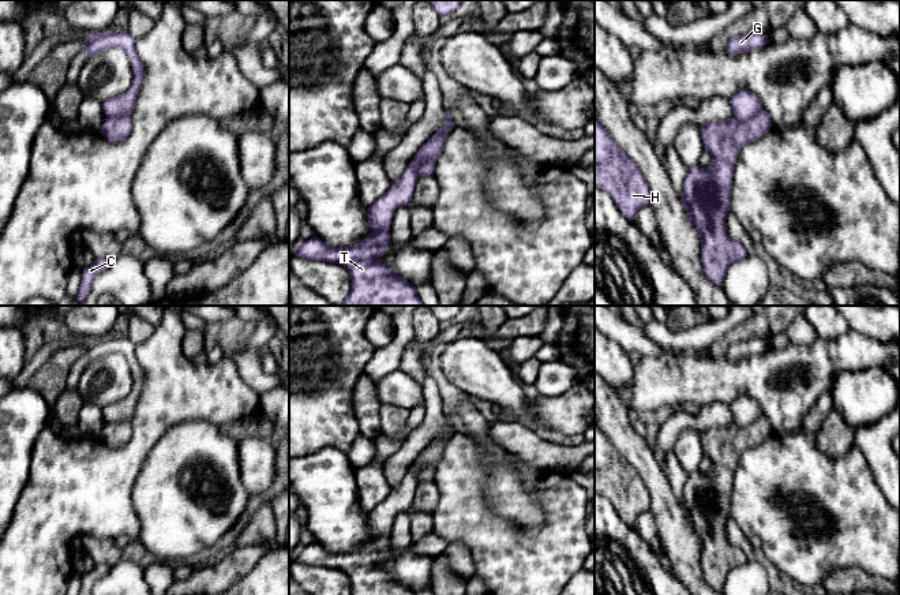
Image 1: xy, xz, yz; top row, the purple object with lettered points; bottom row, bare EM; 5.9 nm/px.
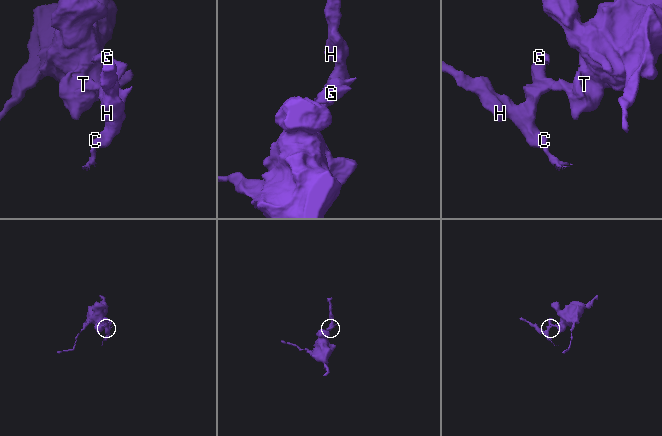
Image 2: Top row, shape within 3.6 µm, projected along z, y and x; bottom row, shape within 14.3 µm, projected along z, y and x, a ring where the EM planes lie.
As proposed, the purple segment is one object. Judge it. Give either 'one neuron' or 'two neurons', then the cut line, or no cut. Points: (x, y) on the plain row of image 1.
two neurons; cut in yz along (762, 414), (745, 426), (734, 423)

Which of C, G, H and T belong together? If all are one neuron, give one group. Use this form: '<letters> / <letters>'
C H / G T

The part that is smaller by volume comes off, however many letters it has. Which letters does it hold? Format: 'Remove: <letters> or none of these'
Remove: C, H

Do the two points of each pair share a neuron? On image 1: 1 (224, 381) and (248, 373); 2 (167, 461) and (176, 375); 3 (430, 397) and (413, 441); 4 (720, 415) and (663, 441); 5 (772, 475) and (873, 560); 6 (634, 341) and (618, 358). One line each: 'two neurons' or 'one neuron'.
1: two neurons
2: two neurons
3: one neuron
4: one neuron
5: one neuron
6: two neurons

